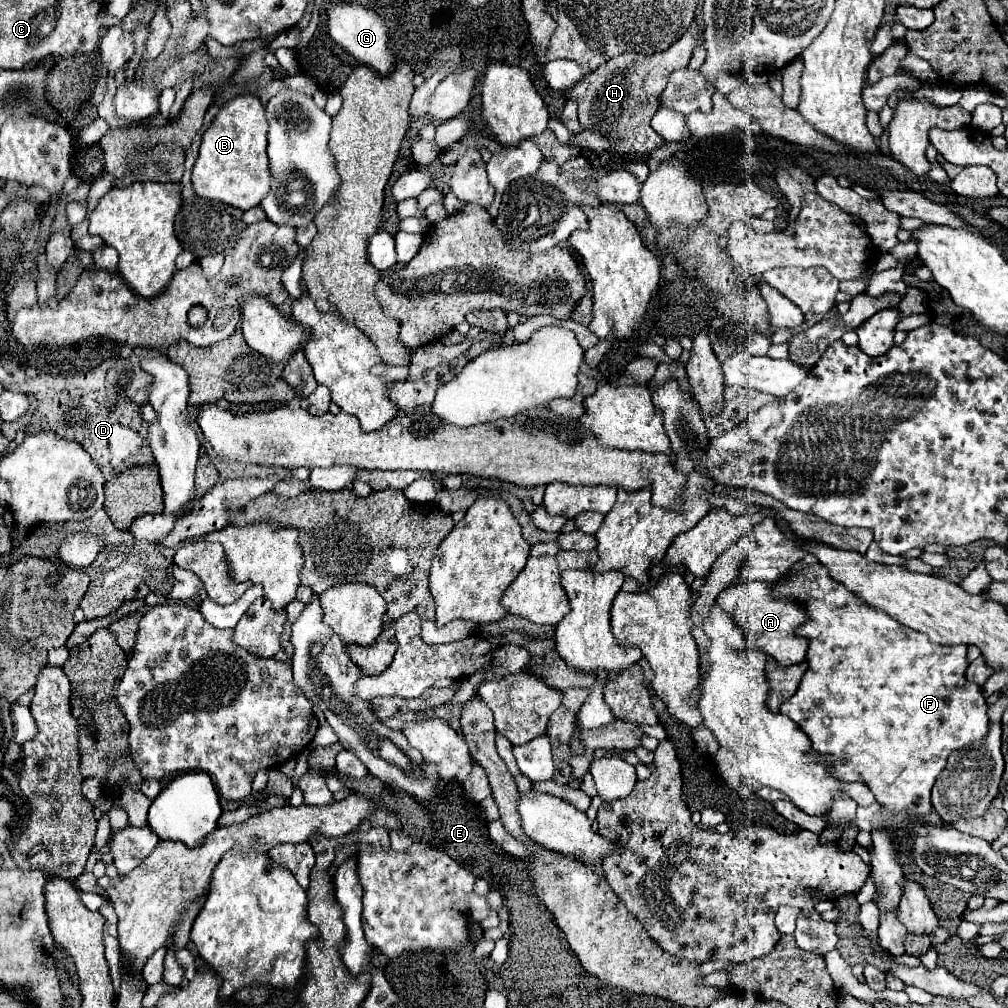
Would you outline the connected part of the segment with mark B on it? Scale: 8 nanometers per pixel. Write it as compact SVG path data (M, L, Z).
M254 94L228 100L202 136L198 160L192 170L192 186L200 198L218 200L240 210L250 210L266 198L272 188L272 172L266 154L268 120L266 108Z

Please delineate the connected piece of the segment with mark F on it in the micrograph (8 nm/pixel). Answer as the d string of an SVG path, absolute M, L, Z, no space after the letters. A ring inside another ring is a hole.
M814 564L814 566L806 566L794 574L784 574L780 576L778 582L774 582L774 598L794 598L794 602L798 602L804 610L806 610L806 616L808 620L798 626L794 632L798 636L804 636L808 638L810 642L810 648L808 648L808 654L806 654L806 664L808 664L808 670L806 674L802 676L802 682L796 690L796 694L786 700L780 710L782 714L786 714L788 718L792 718L802 732L806 732L814 744L814 750L818 750L820 754L828 754L830 756L830 774L834 778L840 778L840 780L846 780L846 782L864 782L874 798L878 800L880 806L896 812L896 818L900 820L900 828L904 828L906 822L910 822L910 818L922 818L926 816L932 806L930 806L930 790L932 790L932 784L936 782L936 776L940 770L944 770L946 766L946 760L948 756L962 748L962 746L968 746L970 742L974 740L982 740L988 732L988 716L986 716L986 700L982 696L982 690L974 684L974 682L968 682L964 678L964 672L968 668L968 660L966 660L966 646L938 646L934 642L930 642L926 638L926 634L920 634L908 626L902 626L900 622L892 620L886 612L882 610L876 610L874 606L868 606L864 600L860 600L854 592L850 592L844 584L836 582L830 574L828 574L828 568L822 566L822 564Z

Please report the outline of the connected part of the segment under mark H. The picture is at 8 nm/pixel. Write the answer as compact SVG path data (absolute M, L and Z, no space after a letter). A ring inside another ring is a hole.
M692 26L678 42L658 54L626 52L610 58L586 78L578 80L566 90L566 96L578 104L578 120L582 128L594 130L612 142L612 150L618 154L650 154L666 142L652 130L650 120L660 108L660 92L666 88L668 76L674 70L686 68L694 48L700 42L700 28Z

